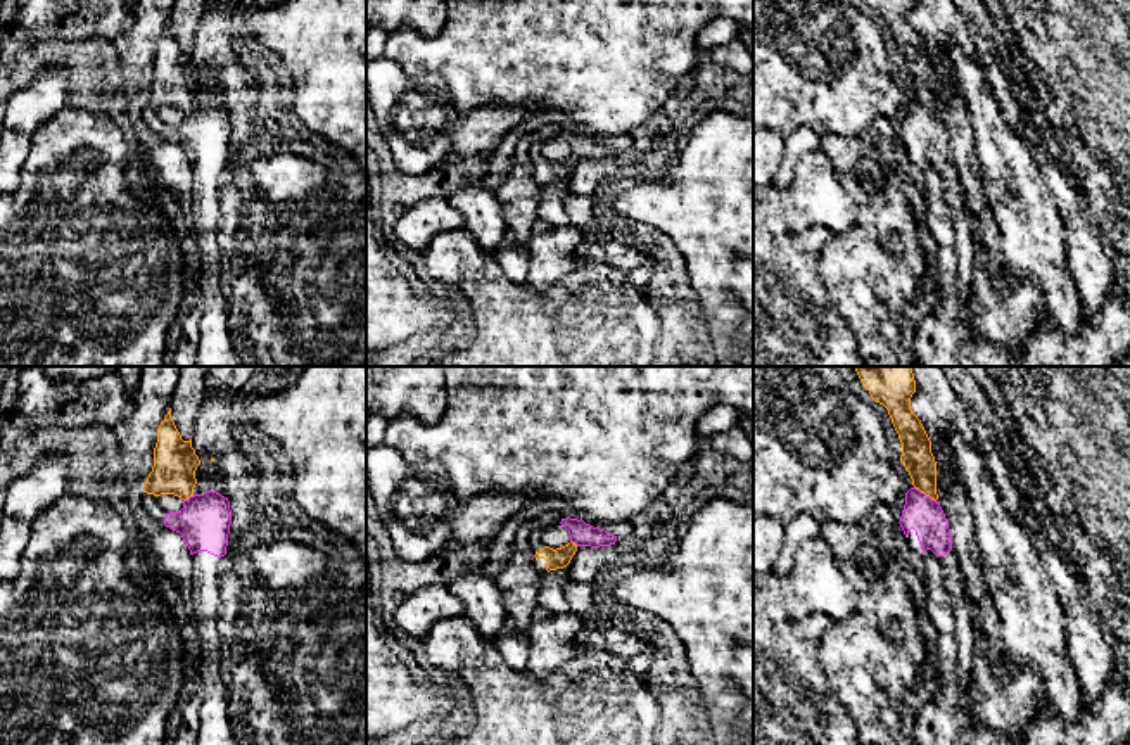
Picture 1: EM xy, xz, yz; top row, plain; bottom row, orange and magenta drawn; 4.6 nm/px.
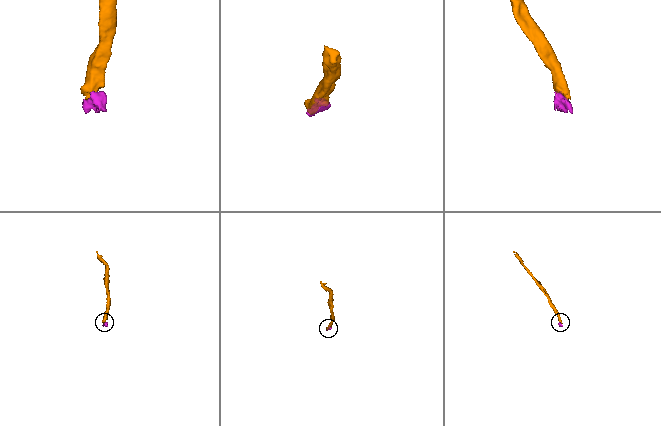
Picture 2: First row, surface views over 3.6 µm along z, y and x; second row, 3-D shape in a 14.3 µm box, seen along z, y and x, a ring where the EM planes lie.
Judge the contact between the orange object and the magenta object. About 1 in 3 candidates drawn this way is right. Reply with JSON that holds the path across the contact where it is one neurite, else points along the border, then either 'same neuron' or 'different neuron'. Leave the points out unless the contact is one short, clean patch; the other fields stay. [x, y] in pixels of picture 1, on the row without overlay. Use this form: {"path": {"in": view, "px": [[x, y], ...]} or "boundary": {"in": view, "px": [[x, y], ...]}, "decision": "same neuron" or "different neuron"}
{"path": {"in": "yz", "px": [[916, 61], [925, 106], [925, 128]]}, "decision": "same neuron"}

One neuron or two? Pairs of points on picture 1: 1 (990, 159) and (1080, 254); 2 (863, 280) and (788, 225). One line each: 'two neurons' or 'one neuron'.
1: two neurons
2: two neurons

